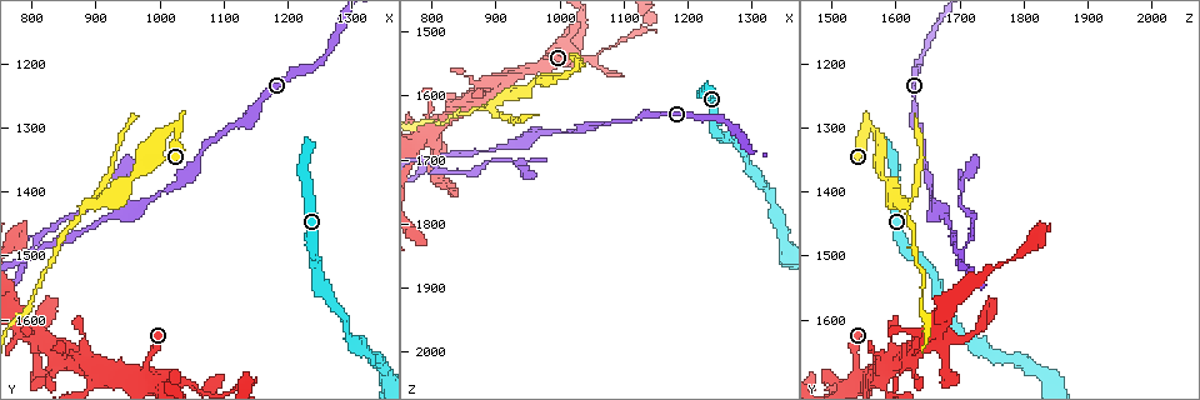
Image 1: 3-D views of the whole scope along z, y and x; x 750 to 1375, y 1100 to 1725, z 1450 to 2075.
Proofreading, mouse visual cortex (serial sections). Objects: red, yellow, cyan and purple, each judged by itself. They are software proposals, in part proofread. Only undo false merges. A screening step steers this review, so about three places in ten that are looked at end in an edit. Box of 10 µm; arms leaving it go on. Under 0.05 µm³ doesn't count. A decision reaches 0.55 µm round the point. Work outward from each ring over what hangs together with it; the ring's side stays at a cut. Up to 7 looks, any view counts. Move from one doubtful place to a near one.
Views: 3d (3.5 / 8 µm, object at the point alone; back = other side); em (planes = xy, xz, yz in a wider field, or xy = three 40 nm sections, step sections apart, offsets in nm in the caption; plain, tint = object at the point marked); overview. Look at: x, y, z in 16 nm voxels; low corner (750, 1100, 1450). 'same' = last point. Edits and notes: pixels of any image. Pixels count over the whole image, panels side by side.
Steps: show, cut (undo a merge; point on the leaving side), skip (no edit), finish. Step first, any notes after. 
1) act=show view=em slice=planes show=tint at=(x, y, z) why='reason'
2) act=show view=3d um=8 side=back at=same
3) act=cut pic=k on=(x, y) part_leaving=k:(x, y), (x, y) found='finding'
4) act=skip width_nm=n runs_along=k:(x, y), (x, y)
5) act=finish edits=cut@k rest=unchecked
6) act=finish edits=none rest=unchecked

act=show view=3d um=8 at=(915, 1410, 1605) why='branch point'

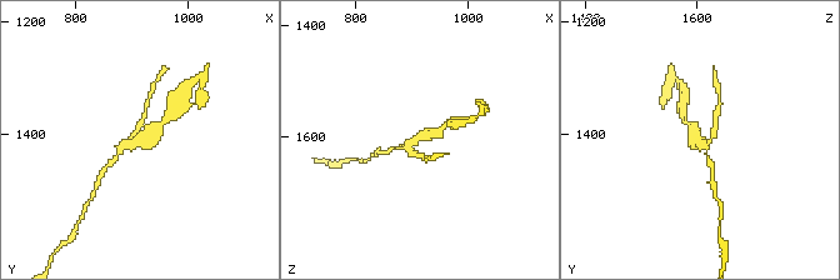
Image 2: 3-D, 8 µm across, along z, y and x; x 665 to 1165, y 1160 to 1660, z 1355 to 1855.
act=show view=em slice=xy step=3 show=tint at=same why='shape alone is not enough'

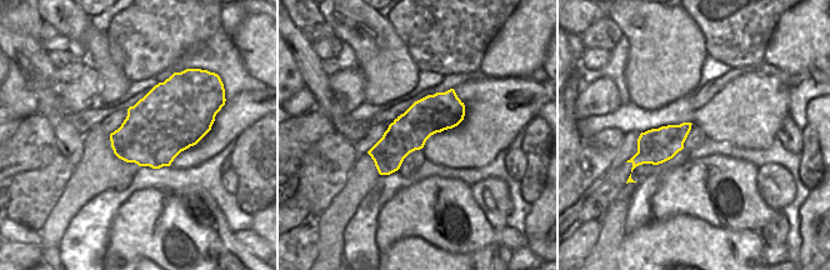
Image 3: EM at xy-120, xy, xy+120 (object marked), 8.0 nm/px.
act=cut pic=2 on=(716, 113) part_leaving=2:(706, 146), (713, 166), (714, 190) found='two cells meet here'

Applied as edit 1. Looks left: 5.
act=show view=3d um=3.5 at=(810, 1490, 1695) why='arms run side by side'

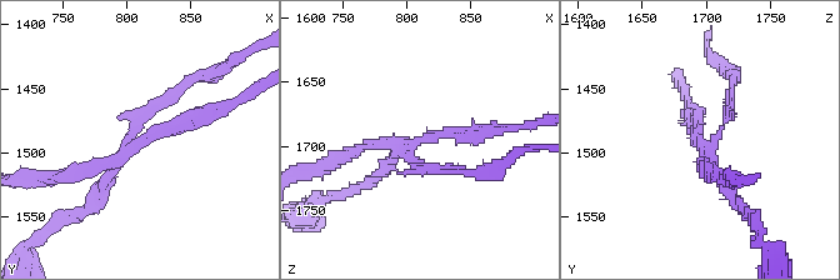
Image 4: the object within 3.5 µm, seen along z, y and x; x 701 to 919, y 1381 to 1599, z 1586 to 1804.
act=show view=em slice=planes show=tint at=(810, 1492, 1698) why='need the tissue'

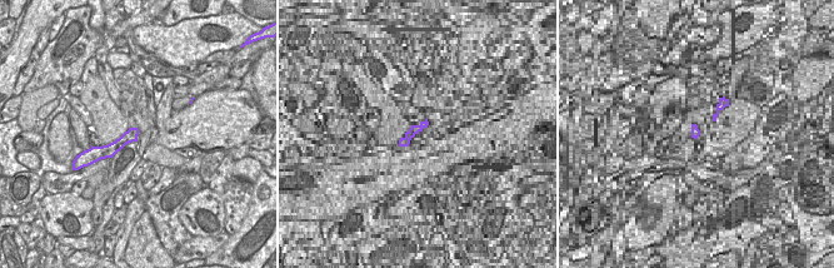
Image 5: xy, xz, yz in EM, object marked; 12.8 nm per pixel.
act=cut pic=4 on=(424, 169) arms=4 part_leaving=4:(410, 150), (425, 170), (494, 170) found='a second cell is stuck on'

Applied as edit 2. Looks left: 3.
act=finish edits=cut@2,cut@4 rest=unchecked

